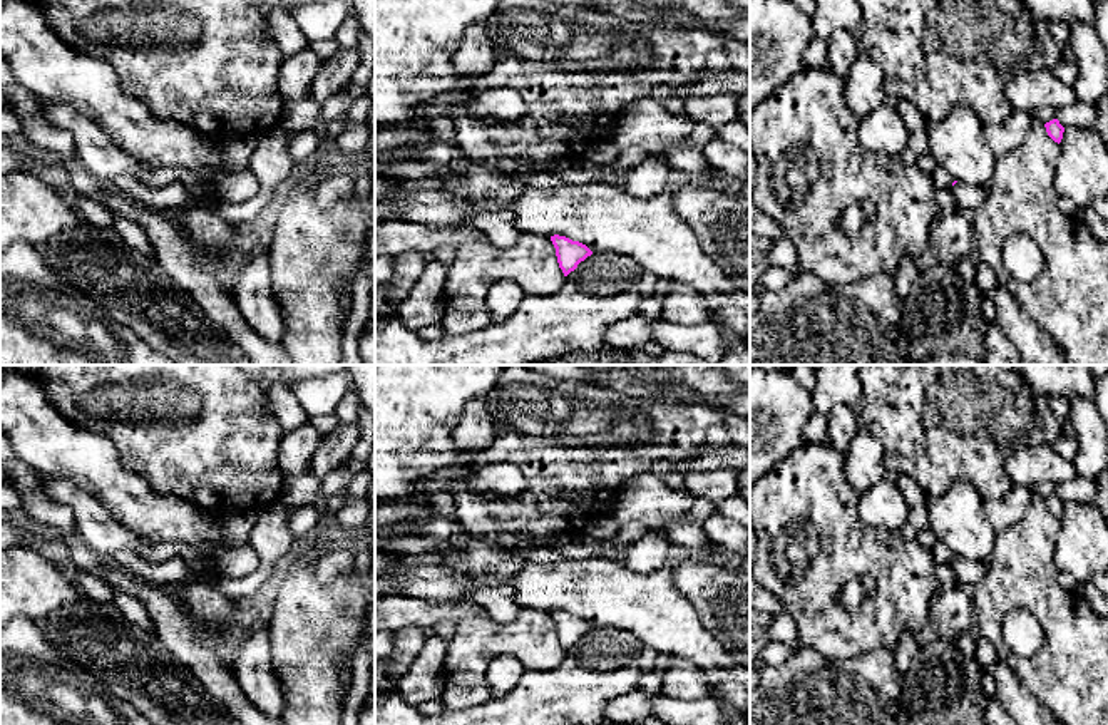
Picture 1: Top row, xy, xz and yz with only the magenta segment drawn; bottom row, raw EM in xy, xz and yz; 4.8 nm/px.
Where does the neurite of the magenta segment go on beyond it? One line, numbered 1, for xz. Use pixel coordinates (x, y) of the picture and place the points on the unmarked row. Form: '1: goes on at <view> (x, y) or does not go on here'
1: does not go on here

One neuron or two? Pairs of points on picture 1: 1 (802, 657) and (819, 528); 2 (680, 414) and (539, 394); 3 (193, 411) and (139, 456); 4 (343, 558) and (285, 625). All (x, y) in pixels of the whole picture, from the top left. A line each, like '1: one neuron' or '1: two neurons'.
1: two neurons
2: one neuron
3: one neuron
4: two neurons

